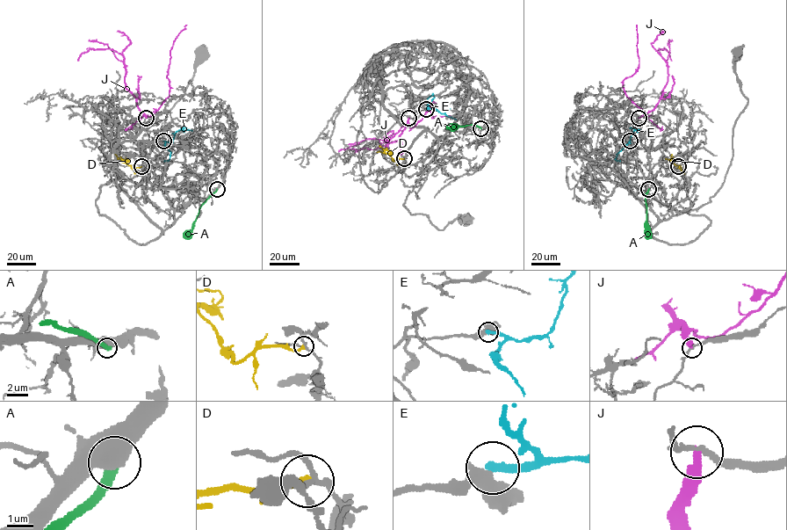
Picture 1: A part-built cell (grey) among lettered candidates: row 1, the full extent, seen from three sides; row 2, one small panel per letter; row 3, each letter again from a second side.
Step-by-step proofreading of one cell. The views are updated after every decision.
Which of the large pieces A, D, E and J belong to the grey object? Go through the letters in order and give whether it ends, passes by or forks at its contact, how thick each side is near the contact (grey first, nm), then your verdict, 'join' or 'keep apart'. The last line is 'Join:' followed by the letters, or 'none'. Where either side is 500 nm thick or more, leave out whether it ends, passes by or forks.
A: 750 nm thick on the grey side, 420 nm on the other; keep apart
D: it ends there; 190 nm thick on the grey side, 240 nm on the other; keep apart
E: it ends there; 440 nm thick on the grey side, 320 nm on the other; keep apart
J: it ends there; 170 nm thick on the grey side, 280 nm on the other; keep apart
Join: none

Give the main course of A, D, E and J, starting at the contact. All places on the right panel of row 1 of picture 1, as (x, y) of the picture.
A: (648, 189), (645, 198), (647, 238)
D: (678, 166), (673, 163), (671, 154)
E: (630, 141), (635, 130), (640, 130)
J: (638, 118), (653, 109), (667, 83), (667, 66), (659, 48), (666, 49), (671, 61)

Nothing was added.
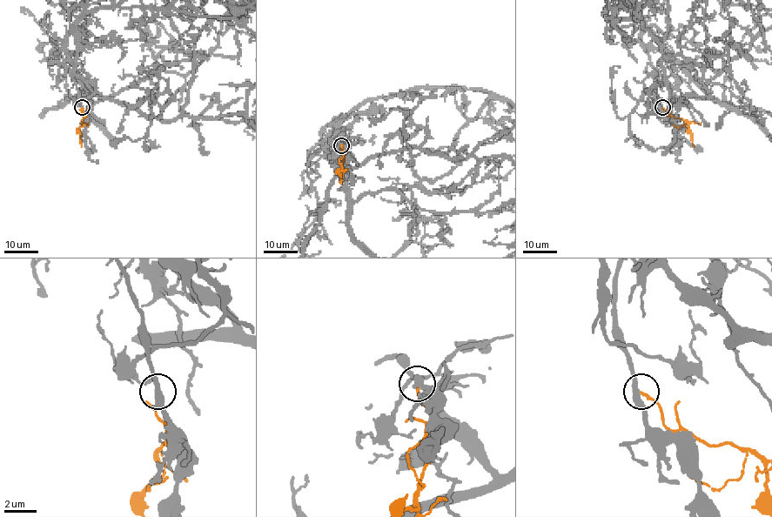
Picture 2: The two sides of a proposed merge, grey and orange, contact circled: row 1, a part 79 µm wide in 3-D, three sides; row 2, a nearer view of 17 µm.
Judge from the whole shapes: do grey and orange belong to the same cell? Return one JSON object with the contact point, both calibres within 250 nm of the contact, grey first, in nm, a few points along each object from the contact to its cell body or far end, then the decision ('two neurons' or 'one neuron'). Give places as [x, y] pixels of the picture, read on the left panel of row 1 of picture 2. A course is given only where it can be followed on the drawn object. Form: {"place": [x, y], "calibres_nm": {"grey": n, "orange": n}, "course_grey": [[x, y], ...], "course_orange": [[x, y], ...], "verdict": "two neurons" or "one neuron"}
{"place": [82, 107], "calibres_nm": {"grey": 400, "orange": 180}, "course_orange": [[82, 107], [84, 118], [79, 132], [81, 146]], "verdict": "two neurons"}

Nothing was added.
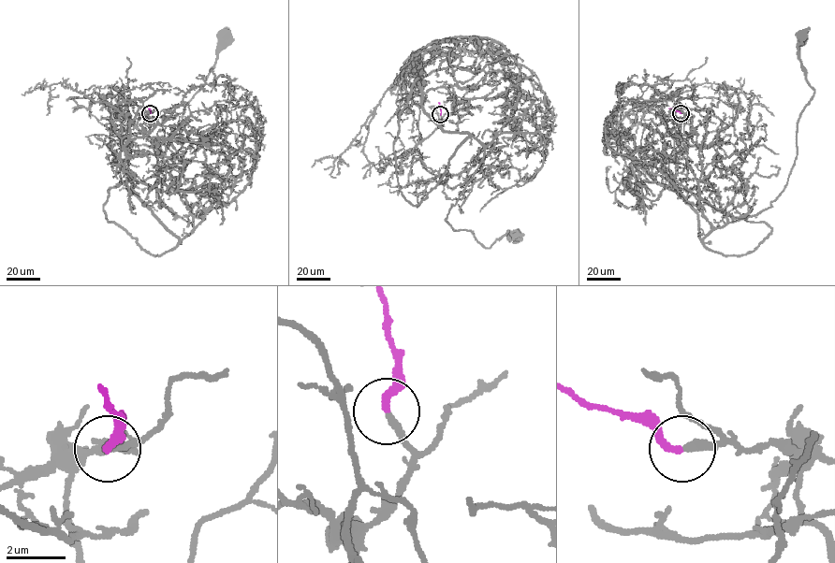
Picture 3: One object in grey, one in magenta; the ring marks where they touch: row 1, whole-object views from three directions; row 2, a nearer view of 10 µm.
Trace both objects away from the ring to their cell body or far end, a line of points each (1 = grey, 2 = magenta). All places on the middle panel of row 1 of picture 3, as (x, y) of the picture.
1: (440, 114), (454, 101), (443, 87), (422, 109), (484, 149), (446, 220), (487, 248), (516, 235)
2: (440, 114), (439, 102)

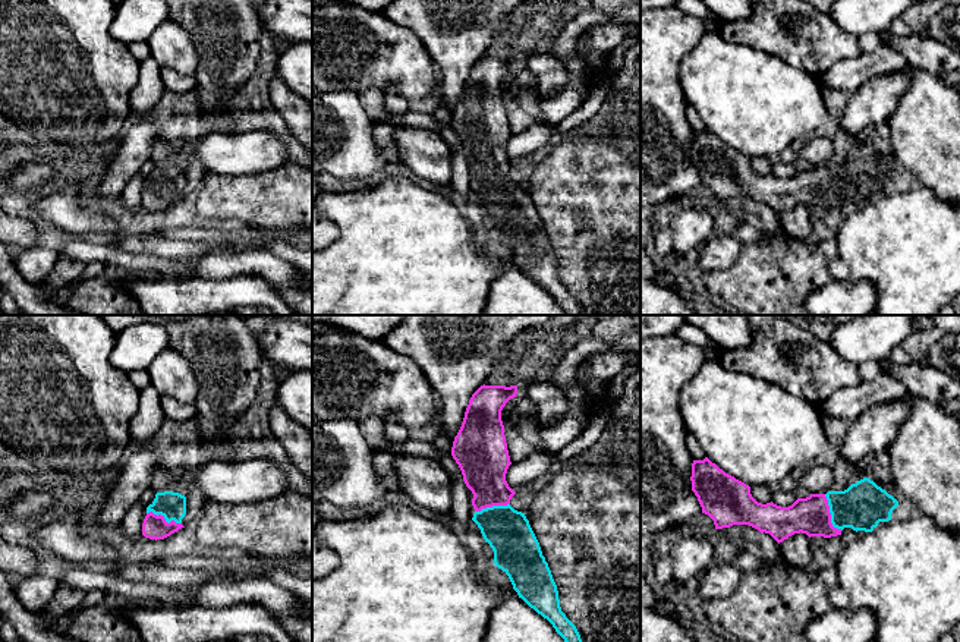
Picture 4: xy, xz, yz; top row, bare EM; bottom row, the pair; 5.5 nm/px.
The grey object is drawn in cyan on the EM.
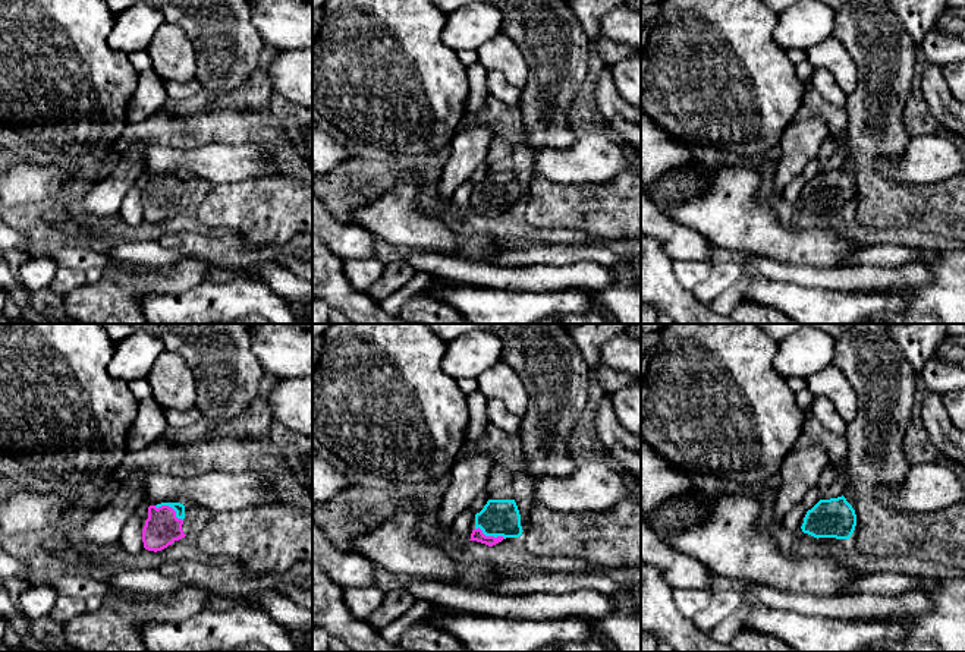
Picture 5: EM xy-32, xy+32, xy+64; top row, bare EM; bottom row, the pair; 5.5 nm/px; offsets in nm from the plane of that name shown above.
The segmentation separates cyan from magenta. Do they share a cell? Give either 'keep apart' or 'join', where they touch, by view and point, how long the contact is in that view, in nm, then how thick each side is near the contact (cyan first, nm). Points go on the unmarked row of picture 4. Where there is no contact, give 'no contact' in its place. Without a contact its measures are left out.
join; contact yz (831, 186); length 220 nm; calibres 260 and 200 nm

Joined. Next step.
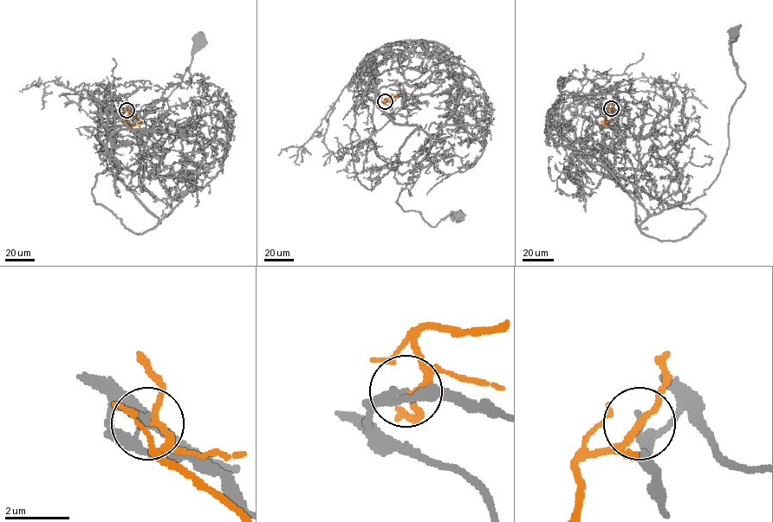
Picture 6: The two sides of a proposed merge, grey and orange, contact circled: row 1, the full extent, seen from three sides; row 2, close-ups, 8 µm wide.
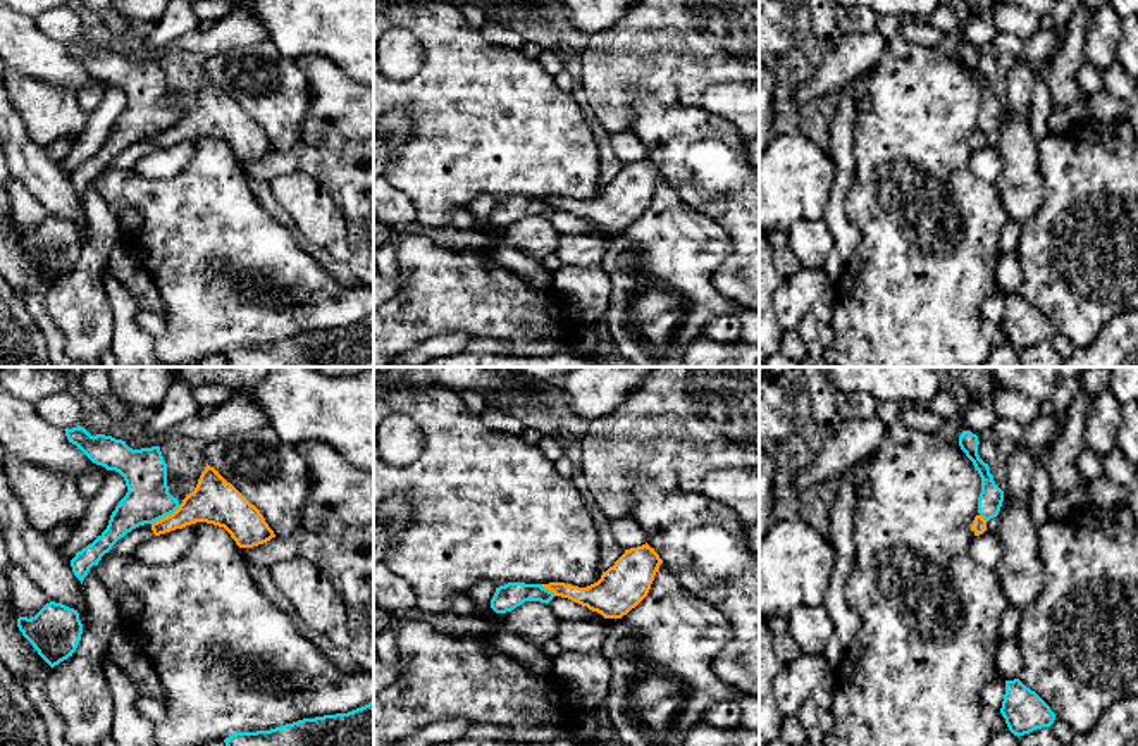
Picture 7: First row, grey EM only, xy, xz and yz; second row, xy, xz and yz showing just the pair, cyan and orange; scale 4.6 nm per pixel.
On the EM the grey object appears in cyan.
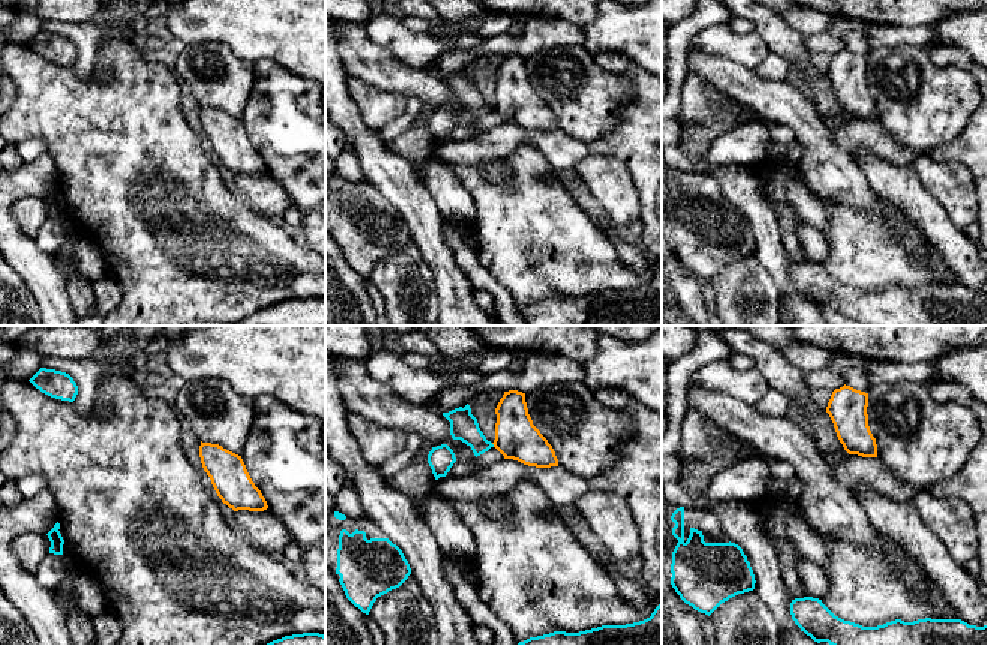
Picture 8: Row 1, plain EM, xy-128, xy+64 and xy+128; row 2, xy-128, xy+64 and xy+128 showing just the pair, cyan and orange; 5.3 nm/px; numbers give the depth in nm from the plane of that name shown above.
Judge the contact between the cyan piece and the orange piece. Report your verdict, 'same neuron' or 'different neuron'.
different neuron

